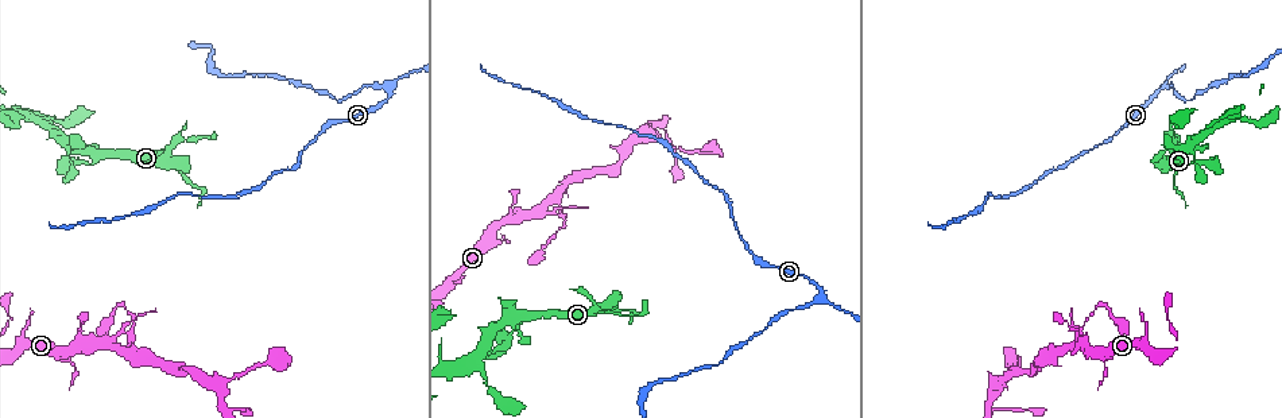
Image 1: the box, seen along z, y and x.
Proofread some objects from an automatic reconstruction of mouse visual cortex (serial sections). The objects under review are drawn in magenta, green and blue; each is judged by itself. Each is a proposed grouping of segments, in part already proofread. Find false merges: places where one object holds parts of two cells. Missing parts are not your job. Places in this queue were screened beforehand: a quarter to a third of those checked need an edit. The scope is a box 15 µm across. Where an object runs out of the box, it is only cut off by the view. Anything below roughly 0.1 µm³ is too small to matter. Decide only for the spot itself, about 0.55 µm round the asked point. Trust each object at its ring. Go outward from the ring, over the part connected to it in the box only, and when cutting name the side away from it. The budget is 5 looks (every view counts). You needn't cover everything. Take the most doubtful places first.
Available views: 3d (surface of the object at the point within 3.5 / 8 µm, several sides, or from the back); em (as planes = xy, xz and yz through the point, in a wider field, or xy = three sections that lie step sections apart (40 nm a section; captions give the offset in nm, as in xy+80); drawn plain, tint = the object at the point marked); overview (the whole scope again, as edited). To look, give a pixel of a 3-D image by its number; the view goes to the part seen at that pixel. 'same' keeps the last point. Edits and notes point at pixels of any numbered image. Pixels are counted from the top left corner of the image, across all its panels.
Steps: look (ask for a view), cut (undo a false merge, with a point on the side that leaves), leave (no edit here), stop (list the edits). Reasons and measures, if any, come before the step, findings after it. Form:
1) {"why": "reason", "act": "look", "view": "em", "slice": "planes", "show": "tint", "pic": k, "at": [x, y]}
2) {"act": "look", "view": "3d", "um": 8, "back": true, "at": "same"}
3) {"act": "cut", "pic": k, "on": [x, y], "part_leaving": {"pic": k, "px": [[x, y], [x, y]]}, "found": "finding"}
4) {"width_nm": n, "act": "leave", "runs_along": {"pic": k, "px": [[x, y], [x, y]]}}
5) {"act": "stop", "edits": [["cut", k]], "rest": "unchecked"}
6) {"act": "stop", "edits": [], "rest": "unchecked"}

{"act": "look", "view": "3d", "um": 3.5, "pic": 1, "at": [131, 331]}

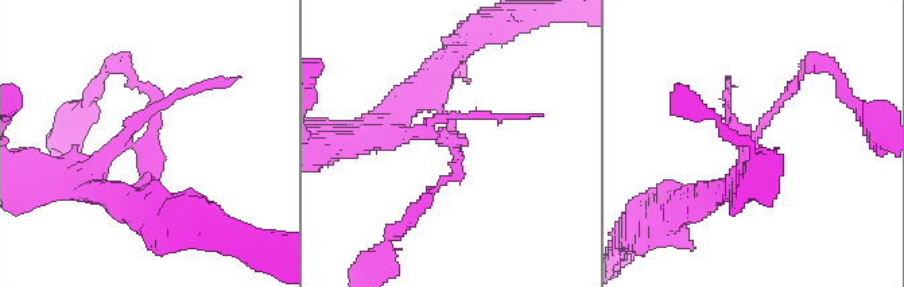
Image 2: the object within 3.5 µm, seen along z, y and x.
{"act": "look", "view": "em", "slice": "xy", "step": 5, "show": "tint", "pic": 2, "at": [447, 139]}

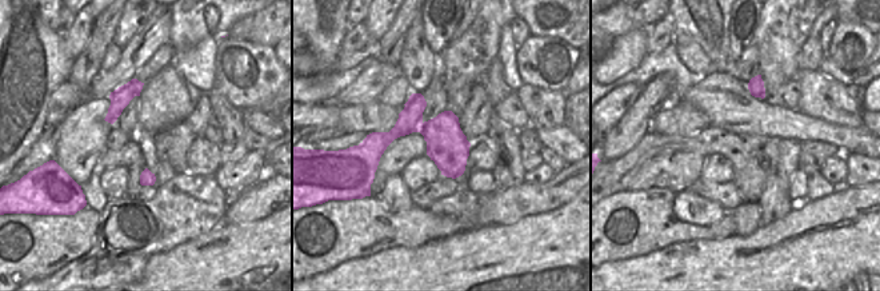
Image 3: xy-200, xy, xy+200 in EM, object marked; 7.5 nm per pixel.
{"act": "leave", "found": "all the same cell"}

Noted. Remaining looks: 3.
{"why": "a fork", "act": "look", "view": "3d", "um": 3.5, "pic": 1, "at": [820, 296]}

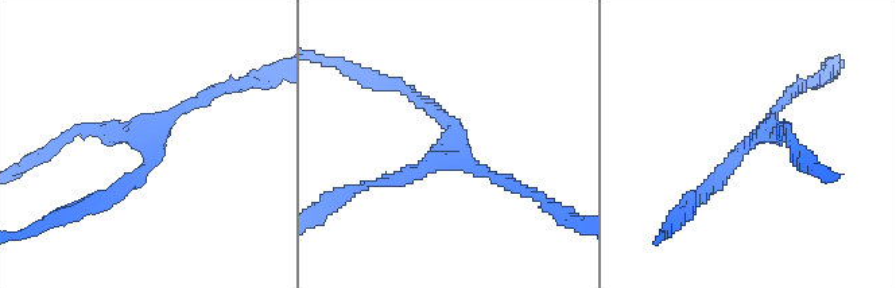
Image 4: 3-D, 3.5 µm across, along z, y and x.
{"arms": 3, "arm_widths_nm": [150, 150, 200], "why": "now the EM", "act": "look", "view": "em", "slice": "xy", "step": 1, "show": "tint", "pic": 4, "at": [150, 136]}

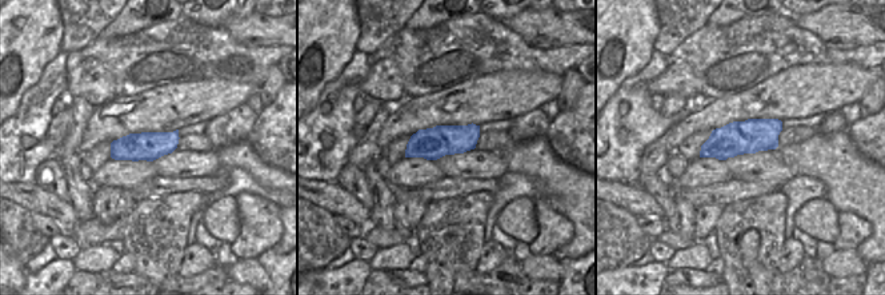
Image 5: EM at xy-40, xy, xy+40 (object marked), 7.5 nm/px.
{"why": "another direction", "act": "look", "view": "em", "slice": "xy", "step": 3, "show": "tint", "at": "same"}

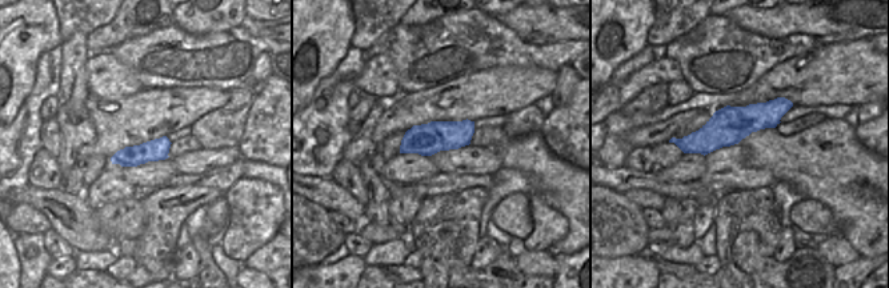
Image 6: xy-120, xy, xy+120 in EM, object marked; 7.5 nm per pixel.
{"act": "leave", "runs_along": {"pic": 4, "px": [[701, 194], [749, 140], [787, 136]]}, "found": "all the same cell"}

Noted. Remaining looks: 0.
{"act": "stop", "edits": [], "rest": "unchecked"}

